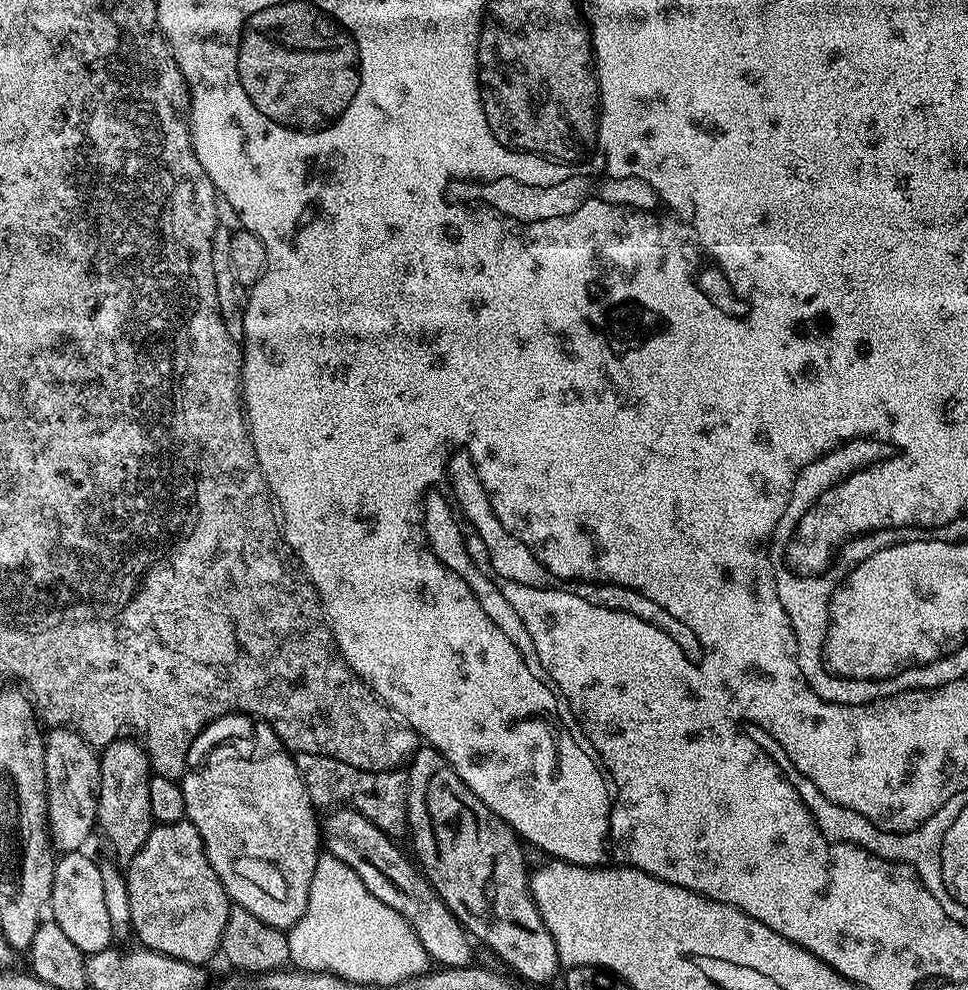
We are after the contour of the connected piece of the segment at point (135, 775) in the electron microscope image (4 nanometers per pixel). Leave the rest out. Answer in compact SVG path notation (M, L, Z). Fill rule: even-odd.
M124 739L110 741L99 753L100 790L96 794L96 823L99 831L104 831L113 854L117 856L115 859L127 866L134 854L142 850L154 827L150 814L150 777L154 773L148 766L148 753L144 751L143 743Z

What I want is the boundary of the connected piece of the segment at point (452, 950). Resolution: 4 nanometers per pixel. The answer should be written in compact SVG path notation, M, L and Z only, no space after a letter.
M344 808L331 813L332 817L322 824L322 840L327 851L338 857L378 898L378 902L386 902L390 910L402 914L406 922L414 930L418 942L426 950L429 961L446 968L466 968L473 963L473 941L468 932L460 925L460 920L448 909L446 902L432 888L428 877L415 863L404 857L397 841L374 826L366 817L355 809Z

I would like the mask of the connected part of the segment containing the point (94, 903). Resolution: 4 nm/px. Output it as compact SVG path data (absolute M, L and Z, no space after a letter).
M83 851L63 853L56 861L50 916L66 933L66 938L78 946L78 950L91 954L113 947L114 937L110 930L110 917L106 911L106 901L102 890L100 864L84 856Z

